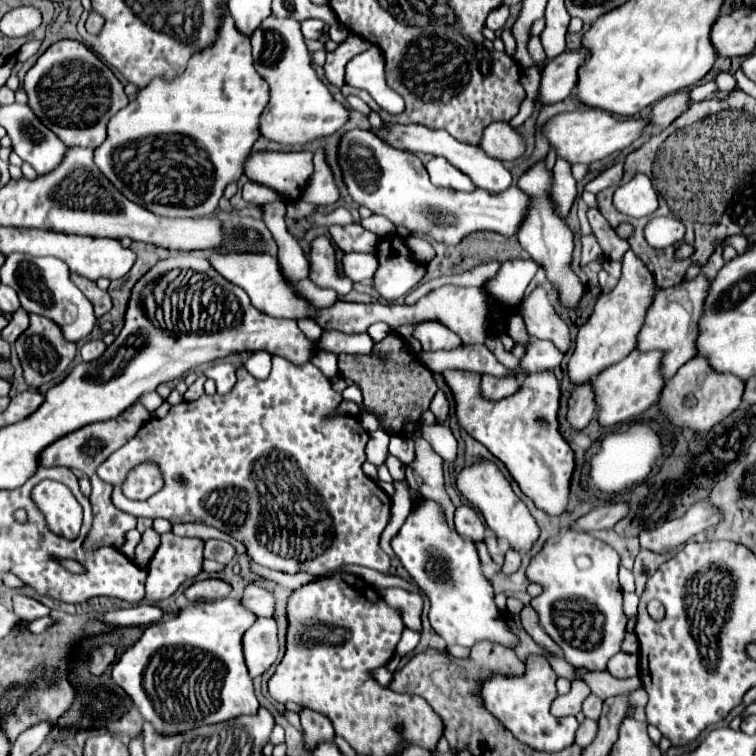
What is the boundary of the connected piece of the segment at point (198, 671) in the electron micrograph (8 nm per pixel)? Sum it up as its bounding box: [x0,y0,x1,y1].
[112,598,258,736]

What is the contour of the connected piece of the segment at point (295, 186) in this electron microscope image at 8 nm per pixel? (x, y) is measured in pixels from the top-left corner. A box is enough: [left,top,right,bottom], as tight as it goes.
[244,152,312,200]

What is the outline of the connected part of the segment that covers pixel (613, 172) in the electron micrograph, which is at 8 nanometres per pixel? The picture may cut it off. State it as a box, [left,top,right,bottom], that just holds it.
[586,164,622,194]

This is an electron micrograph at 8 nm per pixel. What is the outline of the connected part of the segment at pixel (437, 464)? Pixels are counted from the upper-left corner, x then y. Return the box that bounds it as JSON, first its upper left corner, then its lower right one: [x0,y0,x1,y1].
[406,440,454,530]

